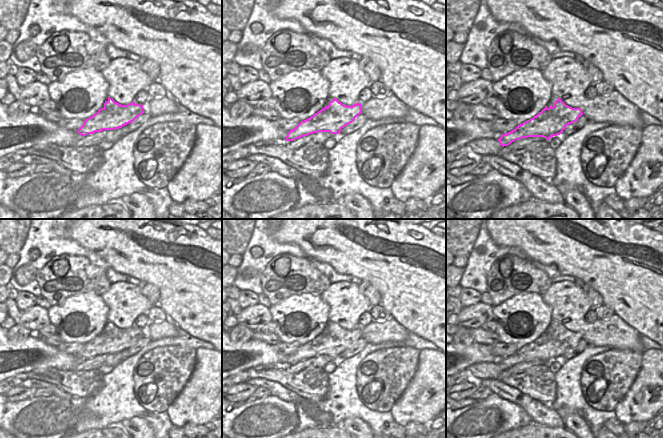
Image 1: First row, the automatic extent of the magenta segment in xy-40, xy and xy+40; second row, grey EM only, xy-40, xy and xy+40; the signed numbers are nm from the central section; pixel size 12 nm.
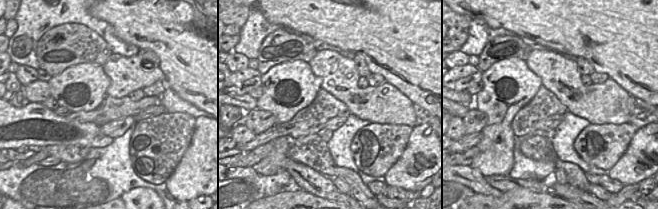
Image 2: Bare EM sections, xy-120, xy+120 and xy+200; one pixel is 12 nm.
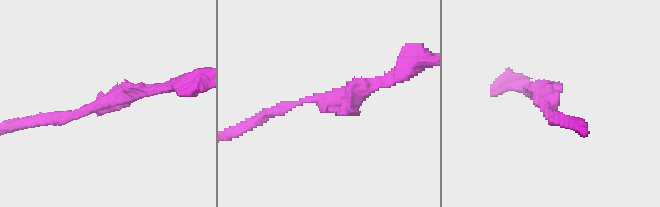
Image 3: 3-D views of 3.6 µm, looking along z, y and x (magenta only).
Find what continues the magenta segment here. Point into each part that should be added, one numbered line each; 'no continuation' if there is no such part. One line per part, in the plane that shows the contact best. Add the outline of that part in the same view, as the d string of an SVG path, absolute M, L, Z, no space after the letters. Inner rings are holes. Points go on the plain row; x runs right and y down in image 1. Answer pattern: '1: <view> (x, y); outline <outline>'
no continuation

